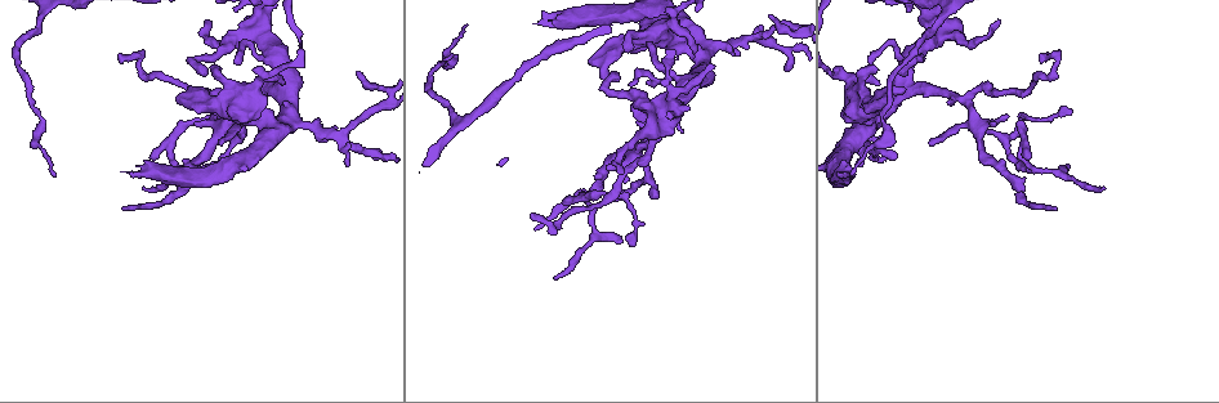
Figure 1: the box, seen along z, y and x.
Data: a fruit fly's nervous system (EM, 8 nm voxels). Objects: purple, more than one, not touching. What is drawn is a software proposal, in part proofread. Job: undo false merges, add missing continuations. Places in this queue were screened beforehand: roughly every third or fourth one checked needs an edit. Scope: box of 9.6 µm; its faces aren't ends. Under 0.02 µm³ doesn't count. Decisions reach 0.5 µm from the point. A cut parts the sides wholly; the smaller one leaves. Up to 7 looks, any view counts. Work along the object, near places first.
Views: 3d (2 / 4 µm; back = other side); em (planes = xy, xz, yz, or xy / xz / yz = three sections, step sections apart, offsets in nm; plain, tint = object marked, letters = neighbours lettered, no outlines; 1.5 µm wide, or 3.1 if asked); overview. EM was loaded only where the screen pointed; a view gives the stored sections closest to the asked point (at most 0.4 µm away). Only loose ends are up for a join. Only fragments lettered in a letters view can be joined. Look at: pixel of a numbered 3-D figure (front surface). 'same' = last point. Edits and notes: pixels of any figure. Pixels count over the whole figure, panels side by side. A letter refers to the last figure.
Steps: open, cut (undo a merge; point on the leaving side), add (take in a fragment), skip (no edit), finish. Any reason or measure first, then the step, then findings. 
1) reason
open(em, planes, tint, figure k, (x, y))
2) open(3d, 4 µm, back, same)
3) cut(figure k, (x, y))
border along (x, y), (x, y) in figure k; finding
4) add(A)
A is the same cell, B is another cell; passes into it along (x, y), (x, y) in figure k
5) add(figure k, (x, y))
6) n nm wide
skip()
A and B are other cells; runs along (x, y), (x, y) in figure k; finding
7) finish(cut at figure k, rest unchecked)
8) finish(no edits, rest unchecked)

tapers out
open(3d, 2 µm, figure 1, (656, 196))

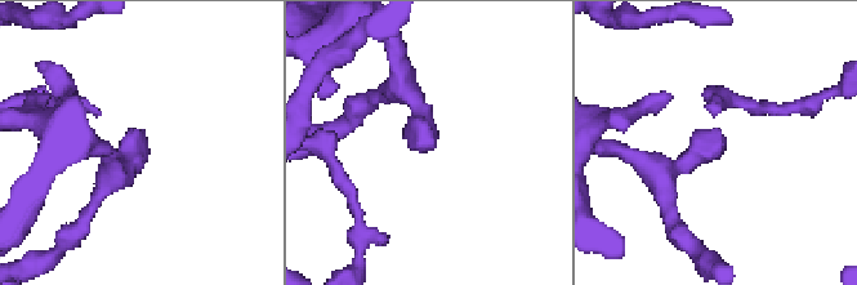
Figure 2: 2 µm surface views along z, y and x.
open(em, xy, step 4, tint, figure 2, (141, 131))

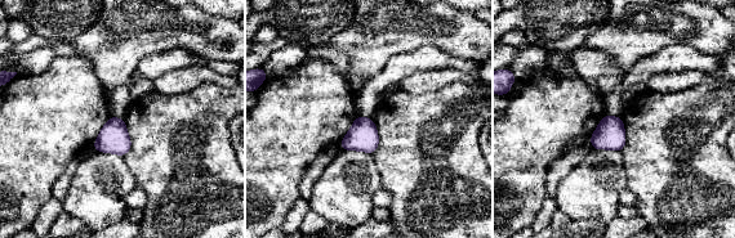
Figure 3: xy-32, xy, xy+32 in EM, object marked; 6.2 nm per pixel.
what lies round it
open(em, xy, step 4, letters, same)

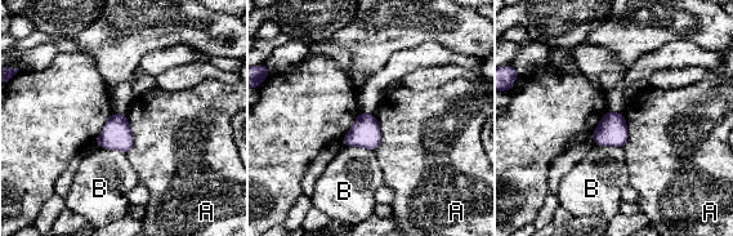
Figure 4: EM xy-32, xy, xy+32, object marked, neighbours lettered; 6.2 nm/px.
180 nm wide
skip()
A and B are other cells; none of them fits

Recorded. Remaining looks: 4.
three arms meet
open(3d, 2 µm, figure 1, (339, 134))

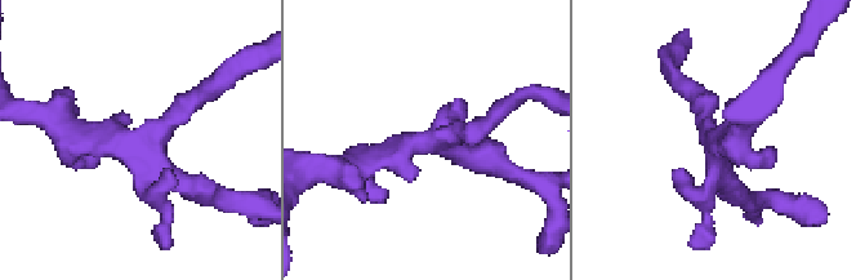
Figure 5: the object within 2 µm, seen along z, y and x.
need the tissue
open(em, planes, tint, figure 5, (140, 148))

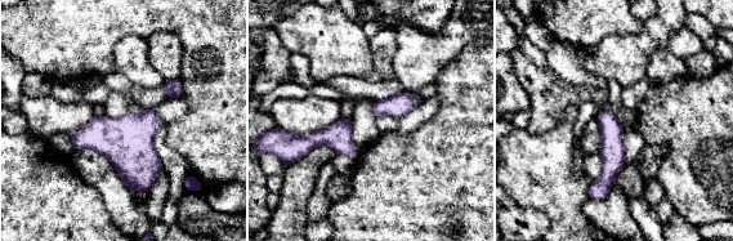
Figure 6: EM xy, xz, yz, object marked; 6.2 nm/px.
open(em, planes, letters, same)

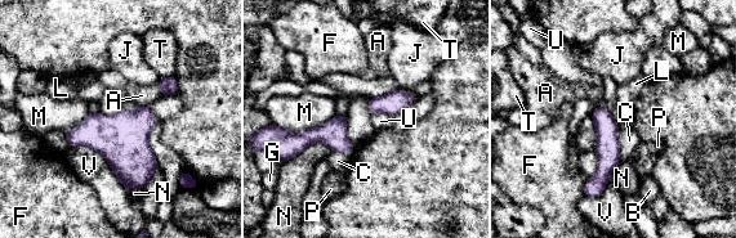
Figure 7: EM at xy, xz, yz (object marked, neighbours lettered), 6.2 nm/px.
skip()
A, B, C, F, G, J, L, M, N, P, T, U and V are other cells; runs along (601, 111), (606, 166), (587, 193) in figure 7; one neuron here

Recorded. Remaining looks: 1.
open(em, planes, letters, figure 1, (848, 176))

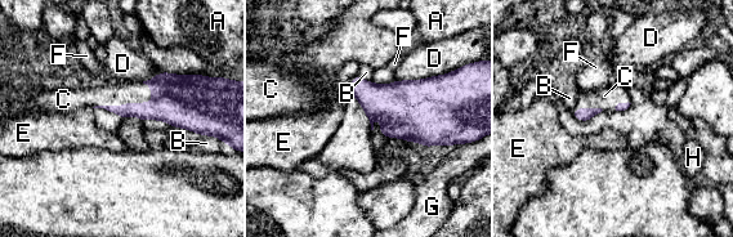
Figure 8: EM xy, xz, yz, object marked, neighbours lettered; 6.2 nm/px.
add(C)
C is the same cell, A, B, D, E, F, G and H are other cells; it goes on there

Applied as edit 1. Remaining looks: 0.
finish(add at figure 8, rest unchecked)

